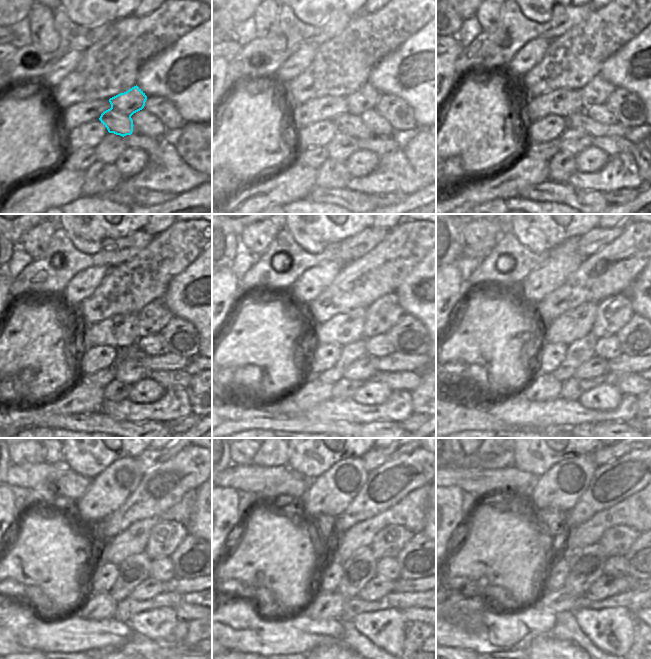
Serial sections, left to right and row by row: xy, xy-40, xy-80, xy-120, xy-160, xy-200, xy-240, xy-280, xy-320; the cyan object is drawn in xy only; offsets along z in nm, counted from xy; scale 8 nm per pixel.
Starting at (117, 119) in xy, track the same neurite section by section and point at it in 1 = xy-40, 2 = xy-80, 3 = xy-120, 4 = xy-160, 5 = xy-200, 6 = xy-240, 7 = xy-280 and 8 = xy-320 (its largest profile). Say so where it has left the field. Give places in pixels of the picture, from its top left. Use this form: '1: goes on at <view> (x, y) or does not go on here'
1: goes on at xy-40 (366, 97)
2: goes on at xy-80 (596, 92)
3: goes on at xy-120 (155, 315)
4: goes on at xy-160 (384, 313)
5: goes on at xy-200 (613, 313)
6: goes on at xy-240 (164, 538)
7: goes on at xy-280 (389, 541)
8: goes on at xy-320 (617, 540)

